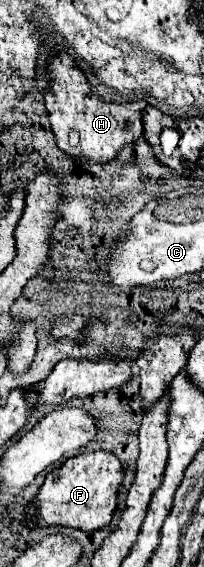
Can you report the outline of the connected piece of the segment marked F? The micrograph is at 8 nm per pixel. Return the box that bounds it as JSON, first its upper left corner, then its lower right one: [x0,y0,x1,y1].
[25,452,123,532]

